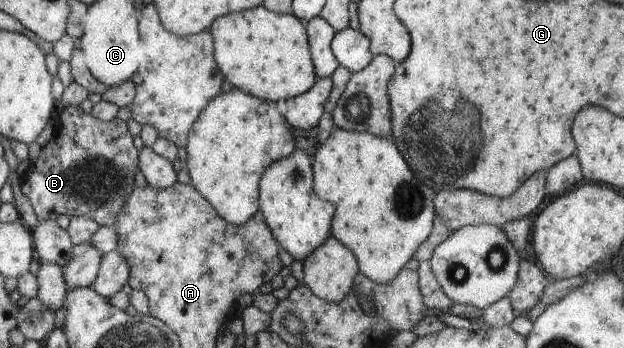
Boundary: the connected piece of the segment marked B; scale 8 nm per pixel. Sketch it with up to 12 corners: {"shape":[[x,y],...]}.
{"shape":[[63,107],[20,182],[39,220],[111,228],[139,153],[125,122]]}

